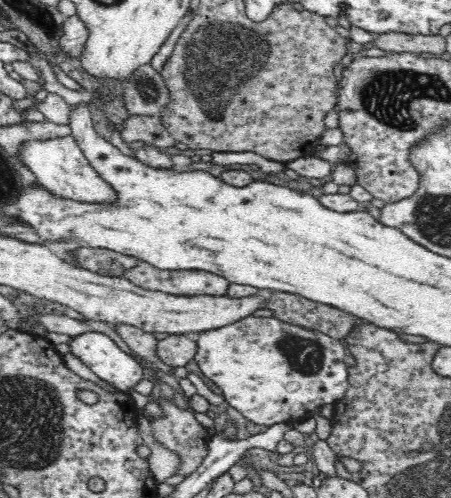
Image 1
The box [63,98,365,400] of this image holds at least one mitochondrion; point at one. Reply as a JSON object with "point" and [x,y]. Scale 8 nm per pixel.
{"point":[304,355]}

